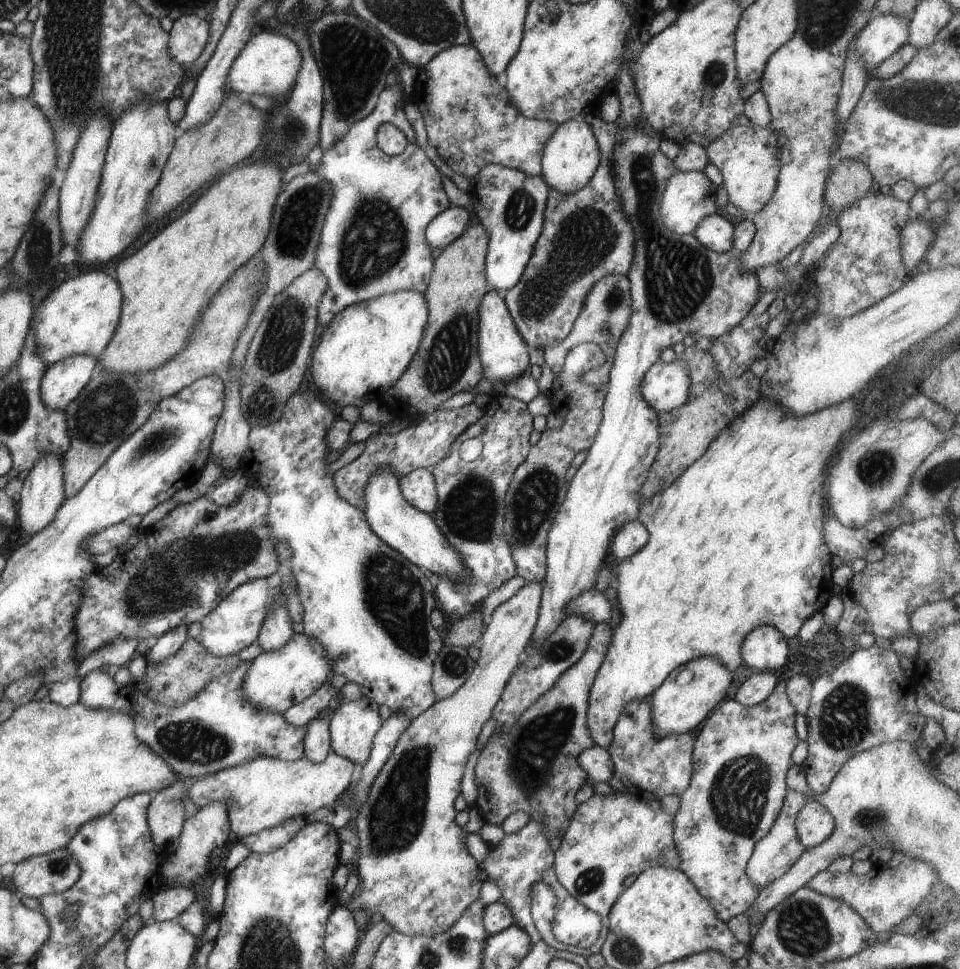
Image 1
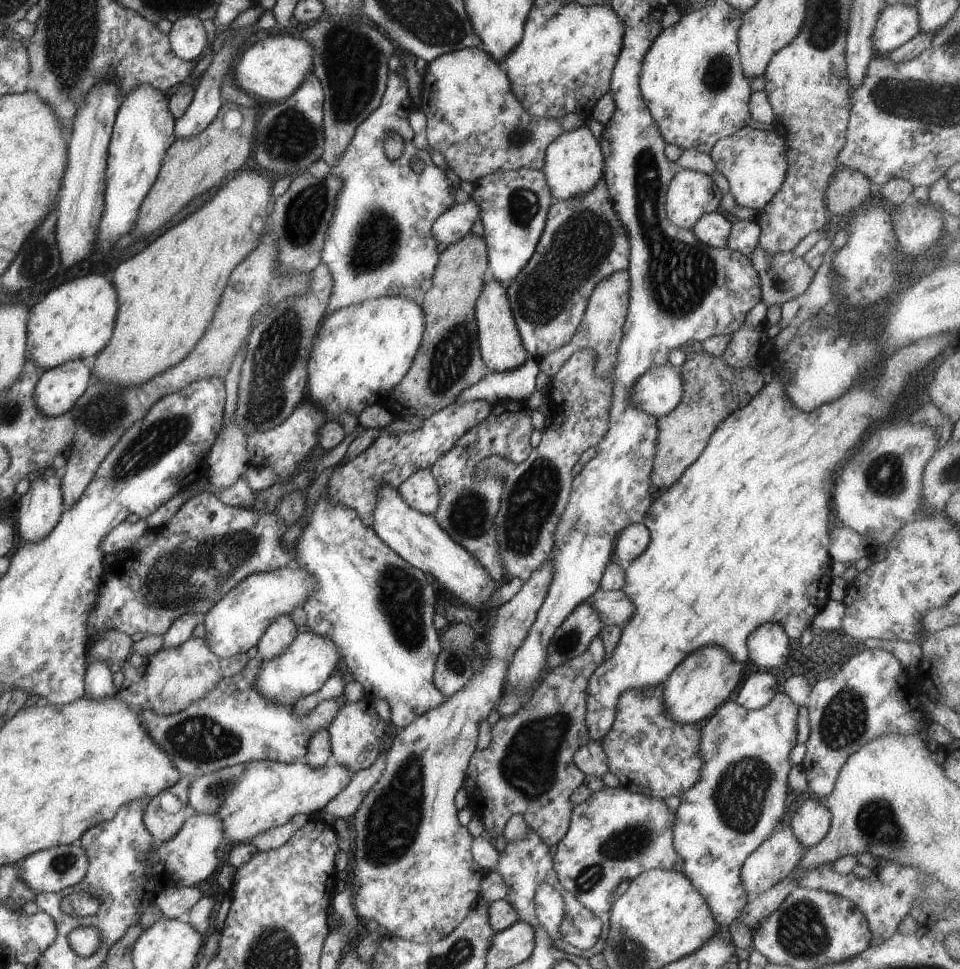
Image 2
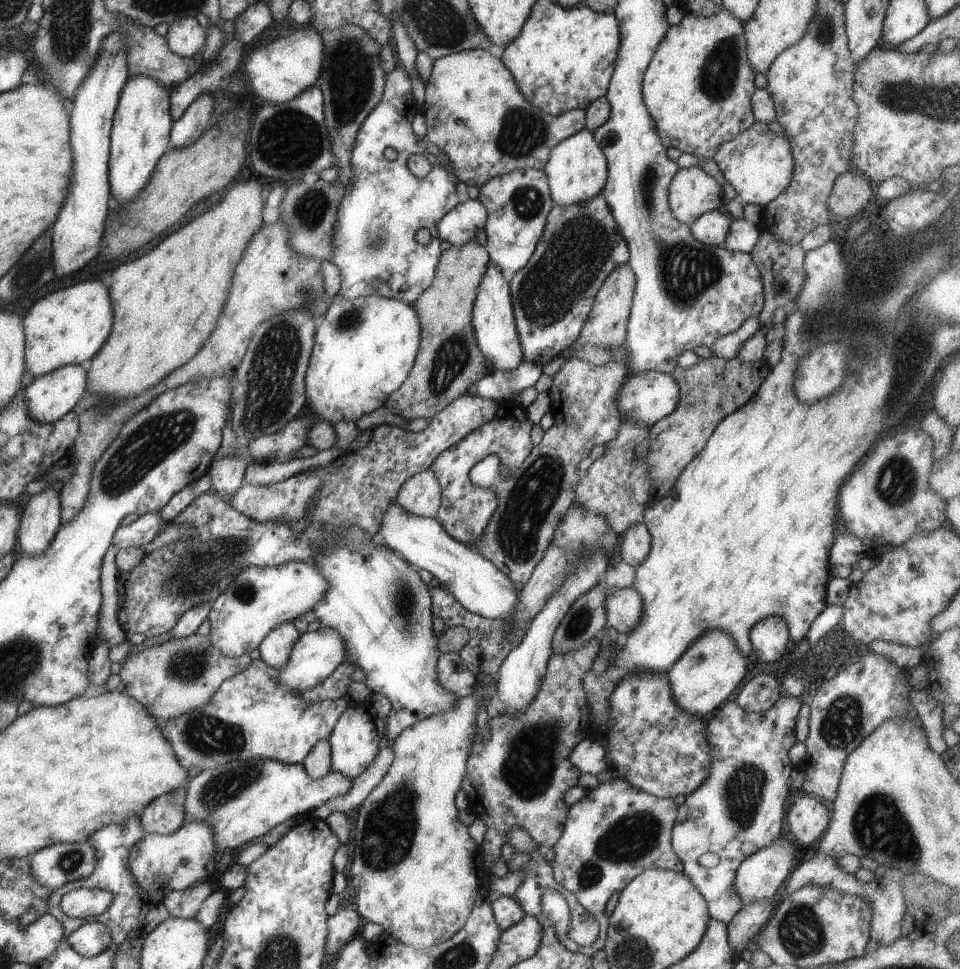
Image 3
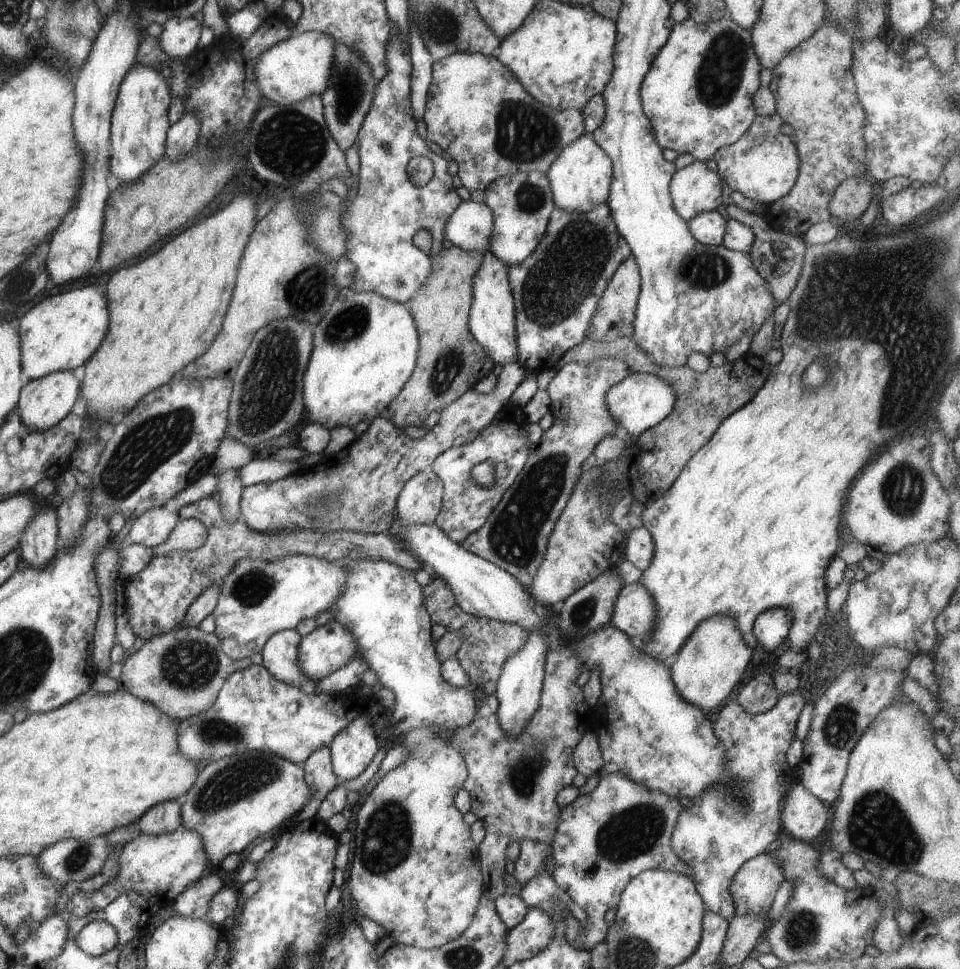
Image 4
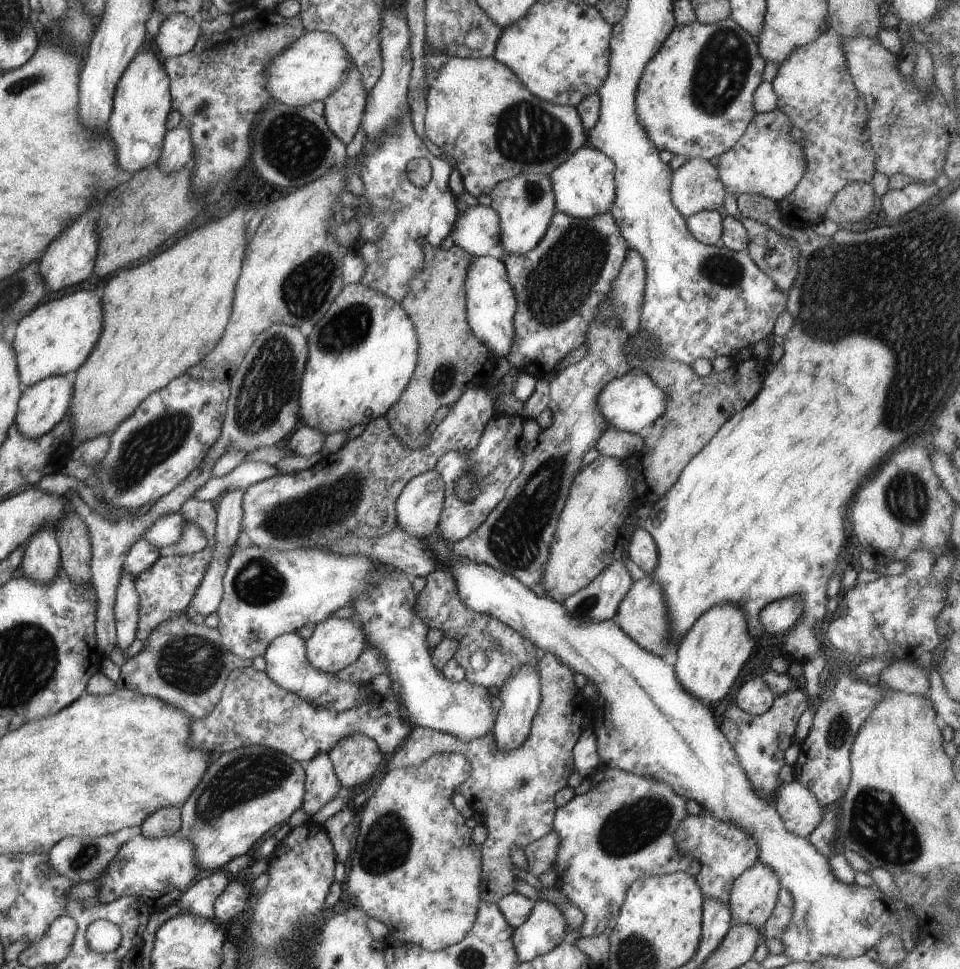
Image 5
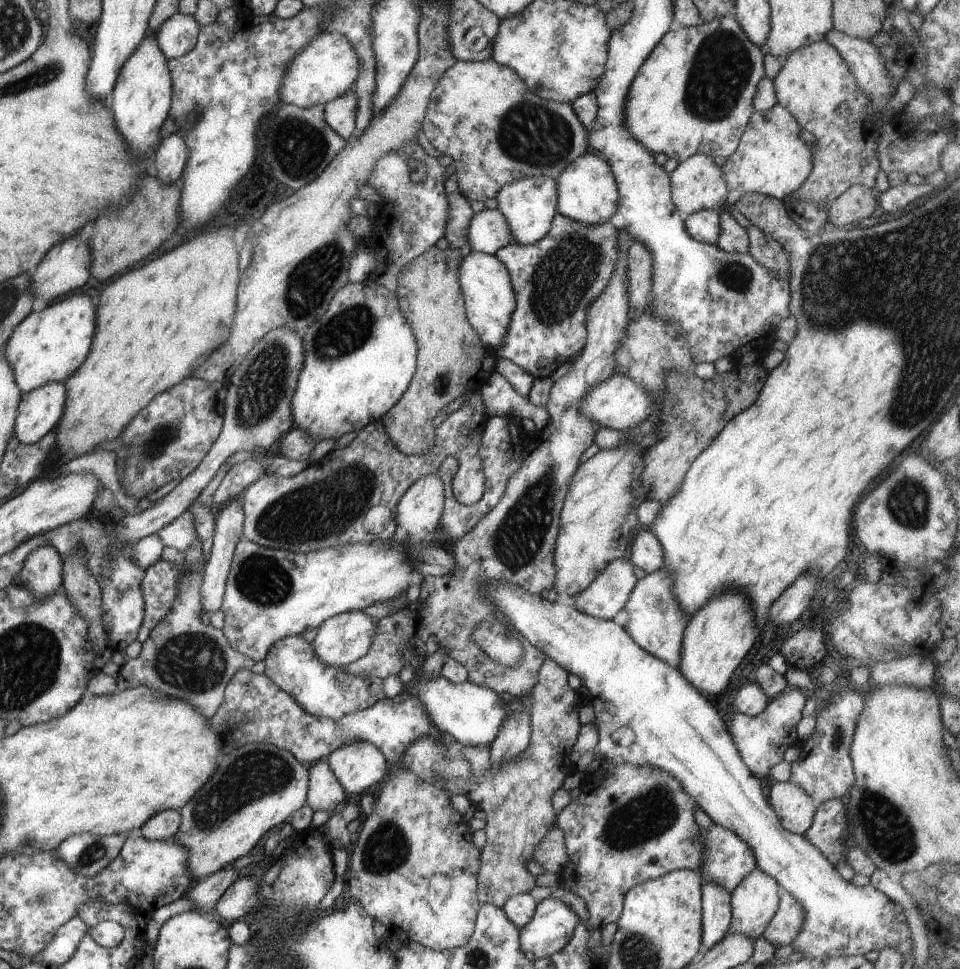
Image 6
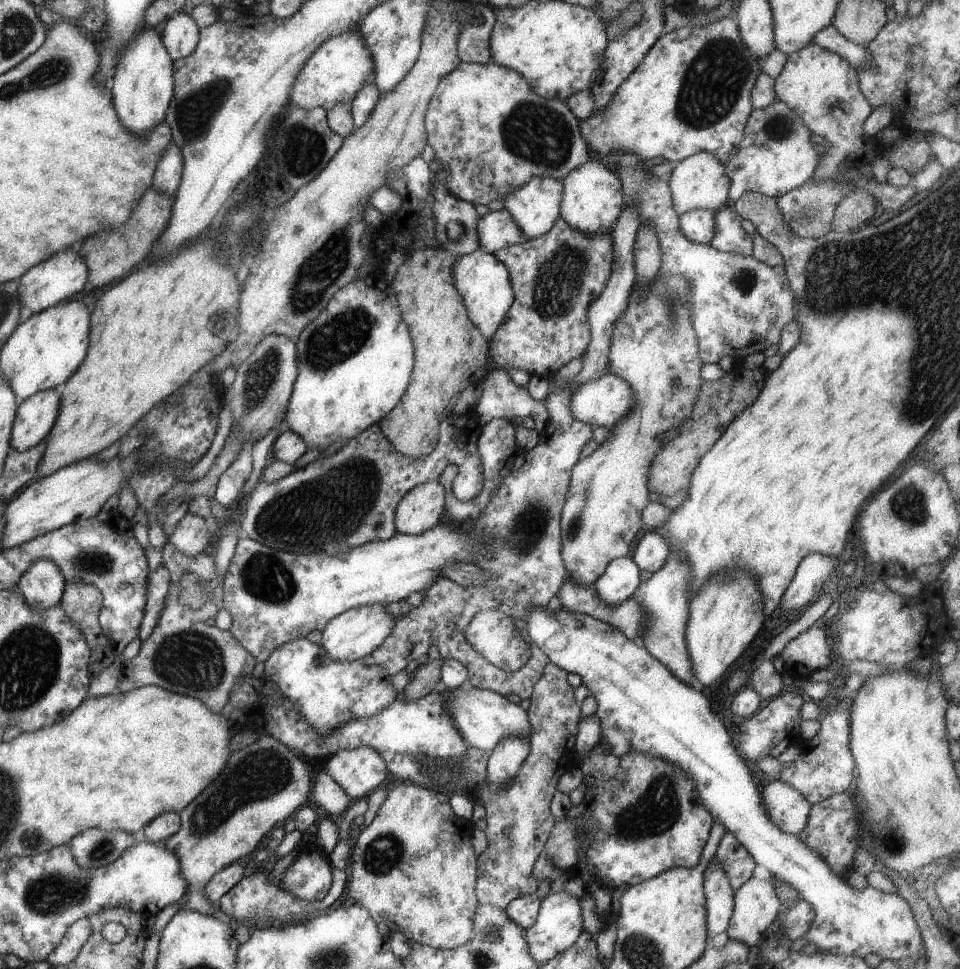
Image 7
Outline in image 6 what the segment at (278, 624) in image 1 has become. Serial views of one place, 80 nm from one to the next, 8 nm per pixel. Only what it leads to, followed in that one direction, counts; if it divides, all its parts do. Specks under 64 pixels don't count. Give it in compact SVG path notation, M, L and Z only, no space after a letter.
M289 636L275 642L265 658L264 673L278 688L287 692L308 713L317 717L338 720L344 715L374 706L379 700L388 698L382 689L383 679L360 676L348 672L345 667L326 665L319 660L313 646L303 636Z

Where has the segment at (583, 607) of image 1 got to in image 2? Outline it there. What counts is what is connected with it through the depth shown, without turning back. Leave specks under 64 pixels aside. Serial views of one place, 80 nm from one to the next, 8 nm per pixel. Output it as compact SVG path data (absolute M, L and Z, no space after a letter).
M598 587L586 601L597 610L602 624L616 624L622 630L635 610L632 599L622 589L613 591Z

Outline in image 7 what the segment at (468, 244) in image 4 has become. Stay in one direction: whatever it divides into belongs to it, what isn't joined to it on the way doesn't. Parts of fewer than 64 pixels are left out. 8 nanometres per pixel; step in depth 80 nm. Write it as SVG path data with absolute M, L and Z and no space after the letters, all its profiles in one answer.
M508 209L490 211L476 222L478 247L493 254L498 249L507 249L525 243L528 239L521 226Z

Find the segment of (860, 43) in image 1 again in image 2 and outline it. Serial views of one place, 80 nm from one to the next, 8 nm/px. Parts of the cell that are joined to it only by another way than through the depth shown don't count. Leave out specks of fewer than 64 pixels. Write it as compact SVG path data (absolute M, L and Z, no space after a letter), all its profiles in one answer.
M897 2L881 10L873 32L876 55L889 55L921 32L916 5Z

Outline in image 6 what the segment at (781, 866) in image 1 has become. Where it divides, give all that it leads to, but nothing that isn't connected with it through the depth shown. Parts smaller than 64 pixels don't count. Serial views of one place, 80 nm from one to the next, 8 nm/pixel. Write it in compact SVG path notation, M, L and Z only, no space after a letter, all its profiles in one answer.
M754 869L748 876L745 876L744 880L731 892L729 934L738 932L740 935L746 935L754 941L760 938L778 910L780 891L779 882L762 870Z

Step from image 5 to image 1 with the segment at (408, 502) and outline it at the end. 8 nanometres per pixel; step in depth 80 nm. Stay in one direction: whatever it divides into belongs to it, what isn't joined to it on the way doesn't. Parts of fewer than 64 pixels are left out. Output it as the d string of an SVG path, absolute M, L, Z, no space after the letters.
M419 468L399 480L404 498L418 510L433 515L436 512L437 488L430 469Z

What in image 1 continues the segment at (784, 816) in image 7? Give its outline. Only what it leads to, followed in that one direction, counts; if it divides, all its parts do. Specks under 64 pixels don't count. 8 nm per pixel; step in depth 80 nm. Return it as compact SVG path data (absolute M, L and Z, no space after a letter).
M808 800L798 811L795 822L798 838L806 849L812 849L824 842L832 834L834 825L828 809L814 800Z

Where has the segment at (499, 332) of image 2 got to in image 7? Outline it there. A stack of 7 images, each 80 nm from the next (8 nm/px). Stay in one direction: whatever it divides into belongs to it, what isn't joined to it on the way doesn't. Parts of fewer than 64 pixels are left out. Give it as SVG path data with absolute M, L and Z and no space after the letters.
M478 247L456 259L453 266L453 283L463 298L469 319L490 340L513 303L514 291L507 266L492 253Z

